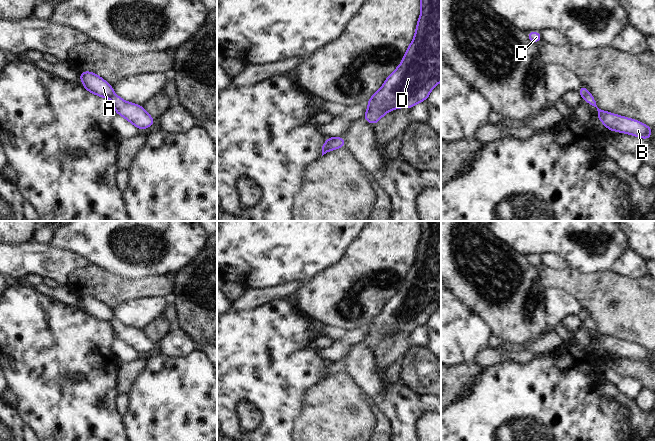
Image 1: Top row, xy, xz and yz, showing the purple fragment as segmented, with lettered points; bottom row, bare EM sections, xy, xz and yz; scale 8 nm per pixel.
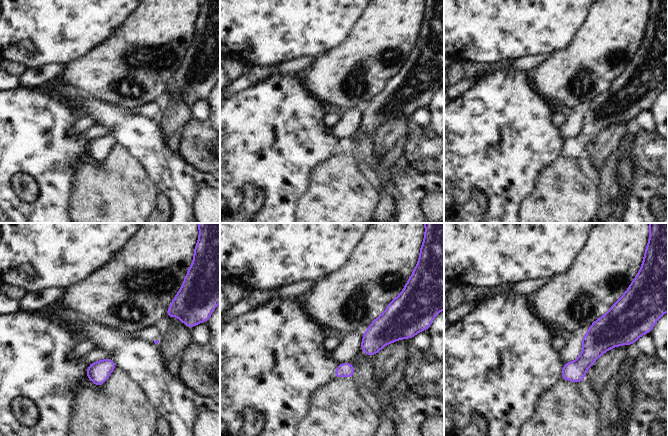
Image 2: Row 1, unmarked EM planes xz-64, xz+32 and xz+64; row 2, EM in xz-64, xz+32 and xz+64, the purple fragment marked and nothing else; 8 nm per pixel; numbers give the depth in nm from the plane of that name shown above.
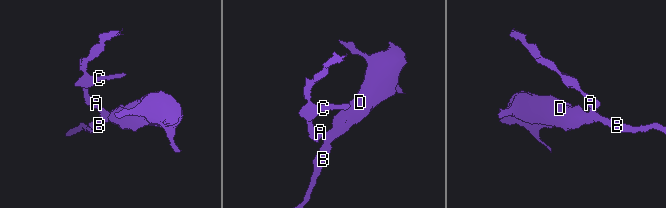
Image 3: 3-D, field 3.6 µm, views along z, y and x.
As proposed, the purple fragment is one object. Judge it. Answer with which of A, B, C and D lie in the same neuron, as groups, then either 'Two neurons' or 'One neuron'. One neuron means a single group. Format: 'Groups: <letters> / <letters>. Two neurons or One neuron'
Groups: A C / B D. Two neurons.

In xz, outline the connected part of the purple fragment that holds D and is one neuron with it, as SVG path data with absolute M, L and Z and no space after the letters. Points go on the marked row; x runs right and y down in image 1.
M421 0L421 15L415 36L407 48L401 64L387 77L383 86L368 100L368 110L363 118L375 125L387 112L397 108L411 109L415 104L427 100L431 90L441 81L441 0Z

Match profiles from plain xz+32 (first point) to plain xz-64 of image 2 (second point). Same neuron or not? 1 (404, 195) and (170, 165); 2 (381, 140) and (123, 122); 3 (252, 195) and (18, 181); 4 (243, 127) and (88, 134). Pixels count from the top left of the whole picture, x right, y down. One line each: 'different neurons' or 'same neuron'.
1: same neuron
2: different neurons
3: same neuron
4: different neurons

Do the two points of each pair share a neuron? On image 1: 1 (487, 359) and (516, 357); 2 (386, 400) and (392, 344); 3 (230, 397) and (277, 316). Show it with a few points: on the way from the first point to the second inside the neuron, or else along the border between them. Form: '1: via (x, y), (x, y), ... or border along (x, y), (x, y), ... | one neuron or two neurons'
1: via (494, 357), (509, 357) | one neuron
2: border along (373, 349), (375, 364), (384, 371) | two neurons
3: via (232, 377), (273, 336) | one neuron

